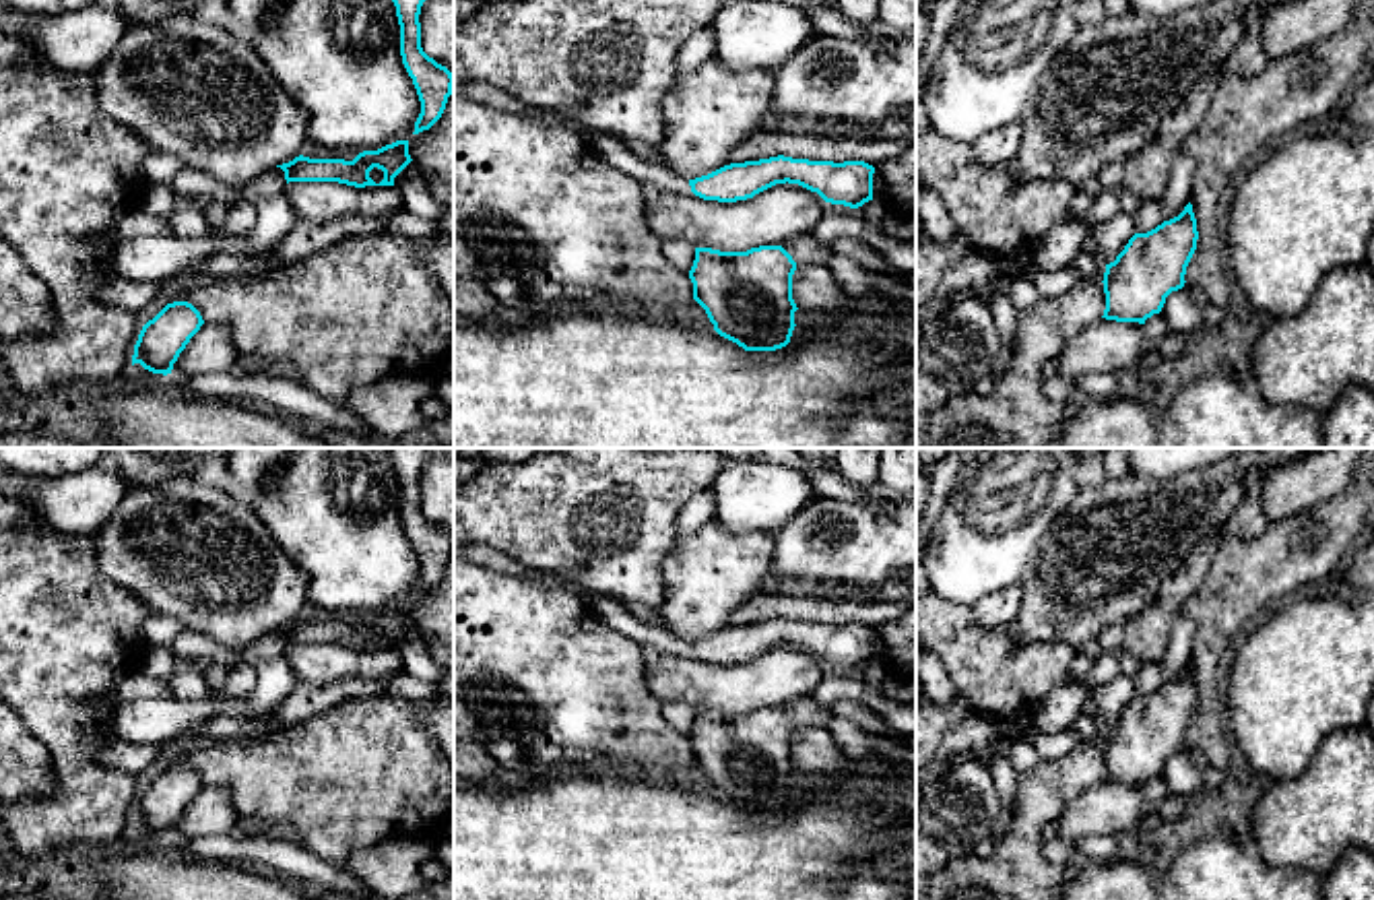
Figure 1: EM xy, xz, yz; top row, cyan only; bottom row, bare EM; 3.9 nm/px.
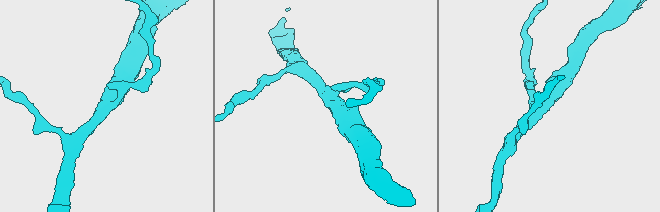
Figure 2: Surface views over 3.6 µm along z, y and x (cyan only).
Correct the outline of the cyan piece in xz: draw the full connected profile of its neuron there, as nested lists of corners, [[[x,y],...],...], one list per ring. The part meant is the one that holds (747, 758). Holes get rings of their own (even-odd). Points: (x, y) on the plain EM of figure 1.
[[[782,708],[747,714],[695,710],[689,733],[693,762],[714,793],[745,813],[776,813],[794,793],[792,737],[796,725]]]

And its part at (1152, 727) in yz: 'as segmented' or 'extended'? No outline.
as segmented

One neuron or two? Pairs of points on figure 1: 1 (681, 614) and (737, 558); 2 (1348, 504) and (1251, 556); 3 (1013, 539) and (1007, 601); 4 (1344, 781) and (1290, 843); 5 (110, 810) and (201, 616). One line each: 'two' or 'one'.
1: one
2: one
3: two
4: one
5: two

